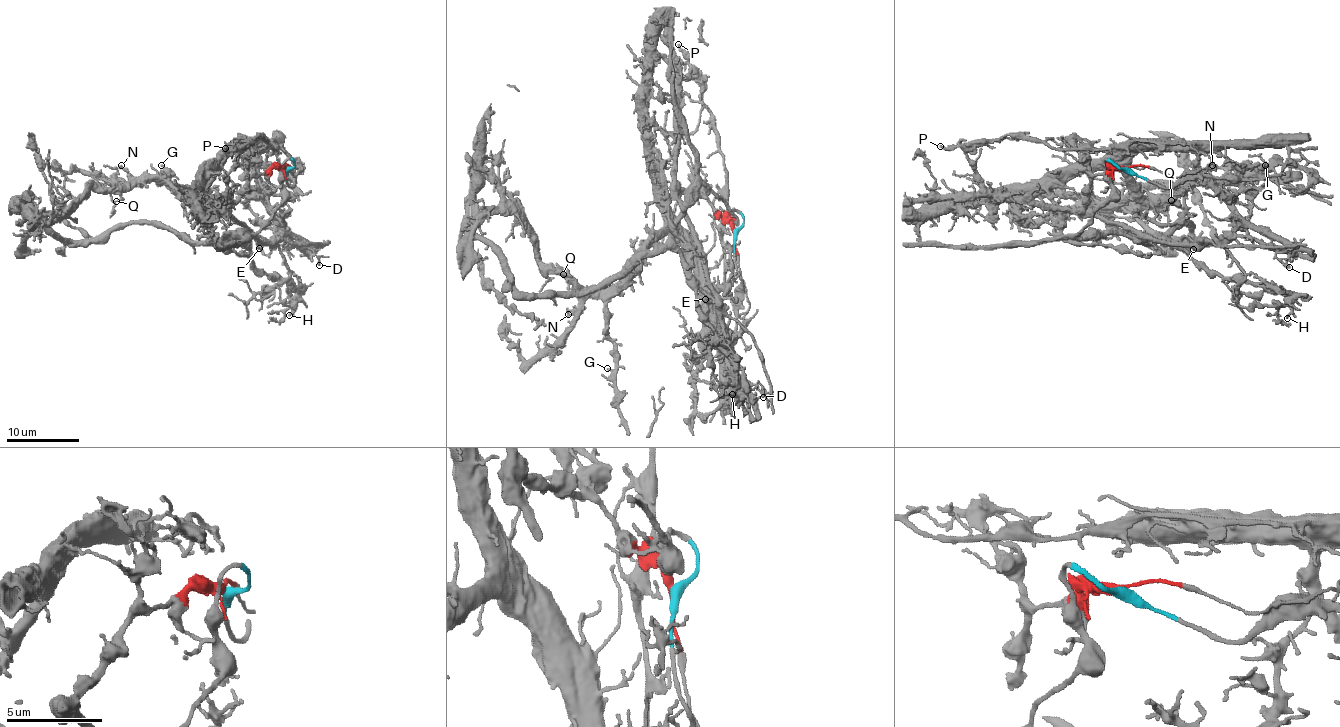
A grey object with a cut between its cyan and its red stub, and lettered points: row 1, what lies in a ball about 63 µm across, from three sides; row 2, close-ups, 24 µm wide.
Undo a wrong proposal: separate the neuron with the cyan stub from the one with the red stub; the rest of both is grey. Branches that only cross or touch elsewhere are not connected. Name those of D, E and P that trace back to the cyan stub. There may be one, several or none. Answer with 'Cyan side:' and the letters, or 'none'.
Cyan side: none

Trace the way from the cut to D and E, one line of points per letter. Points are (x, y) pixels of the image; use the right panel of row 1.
D: (1124, 168), (1108, 168), (1092, 177), (1087, 200), (1100, 216), (1166, 242), (1258, 238), (1290, 268)
E: (1124, 168), (1108, 168), (1092, 177), (1089, 207), (1100, 216), (1127, 224), (1154, 238), (1197, 244), (1193, 249)

